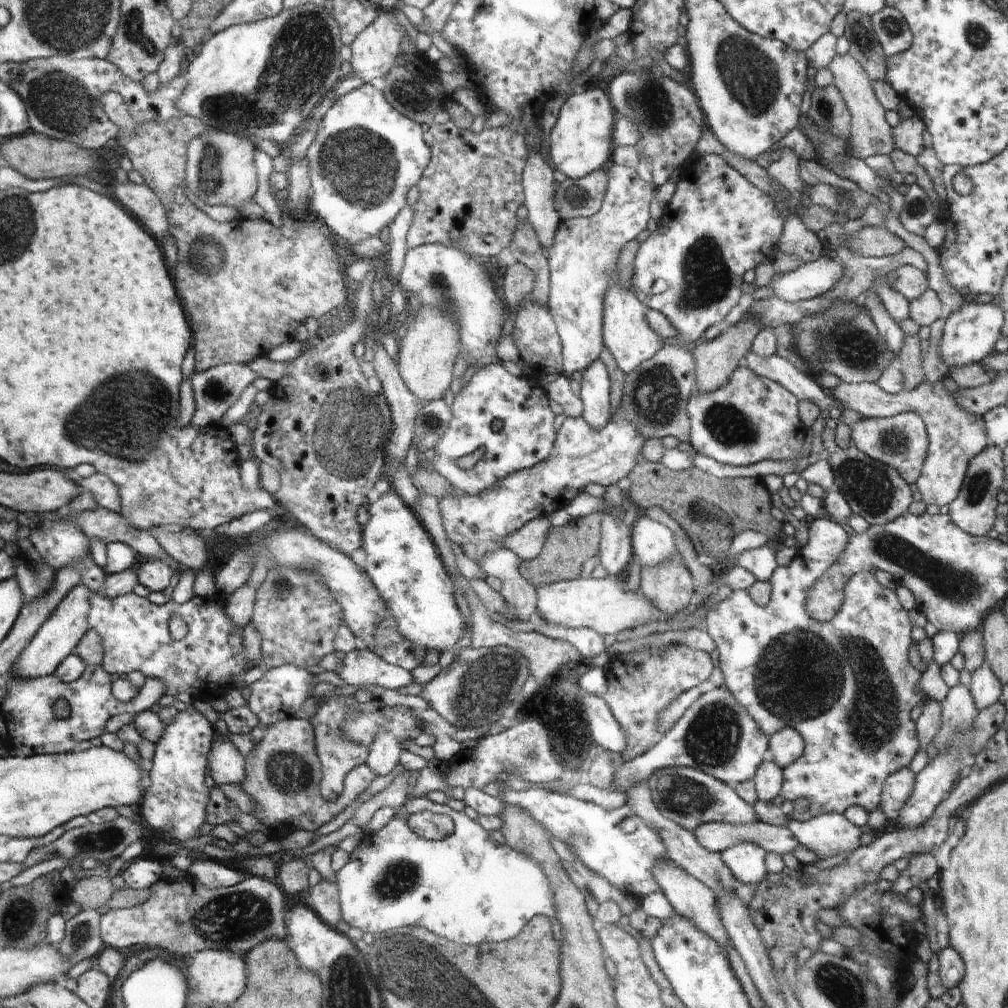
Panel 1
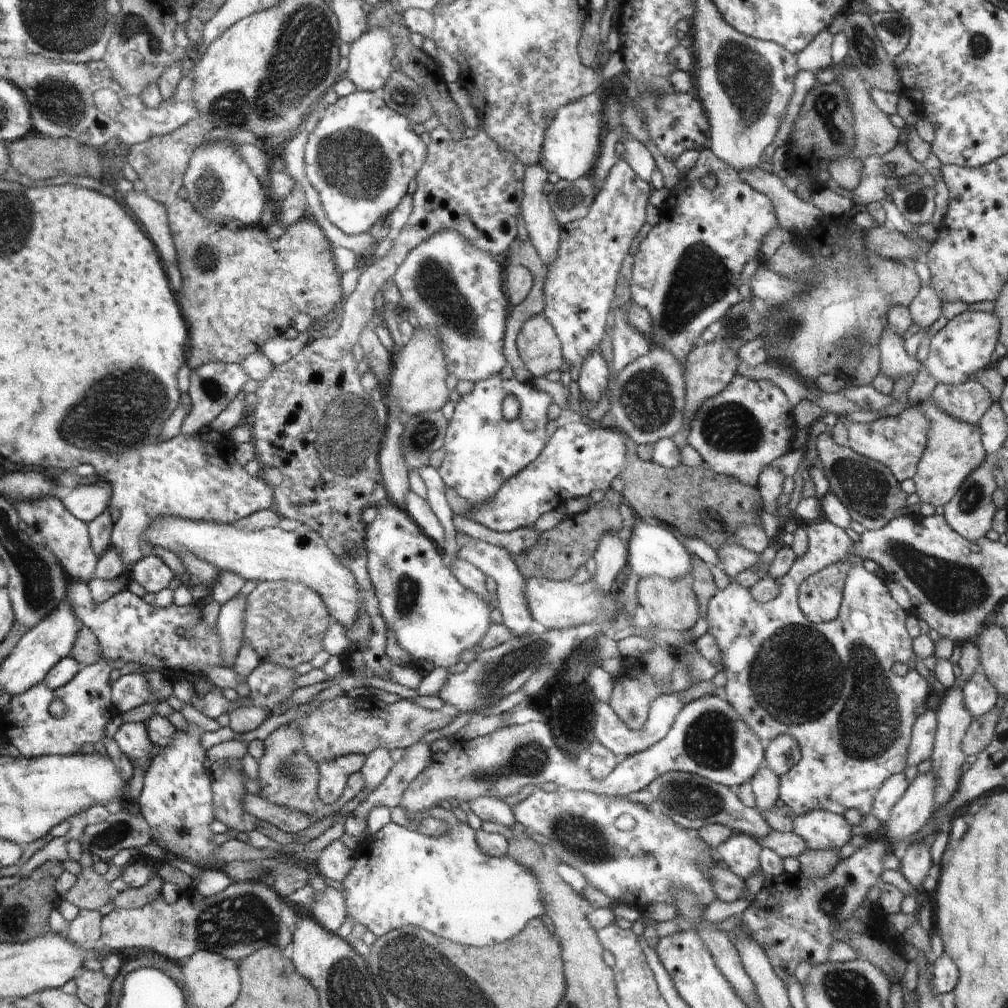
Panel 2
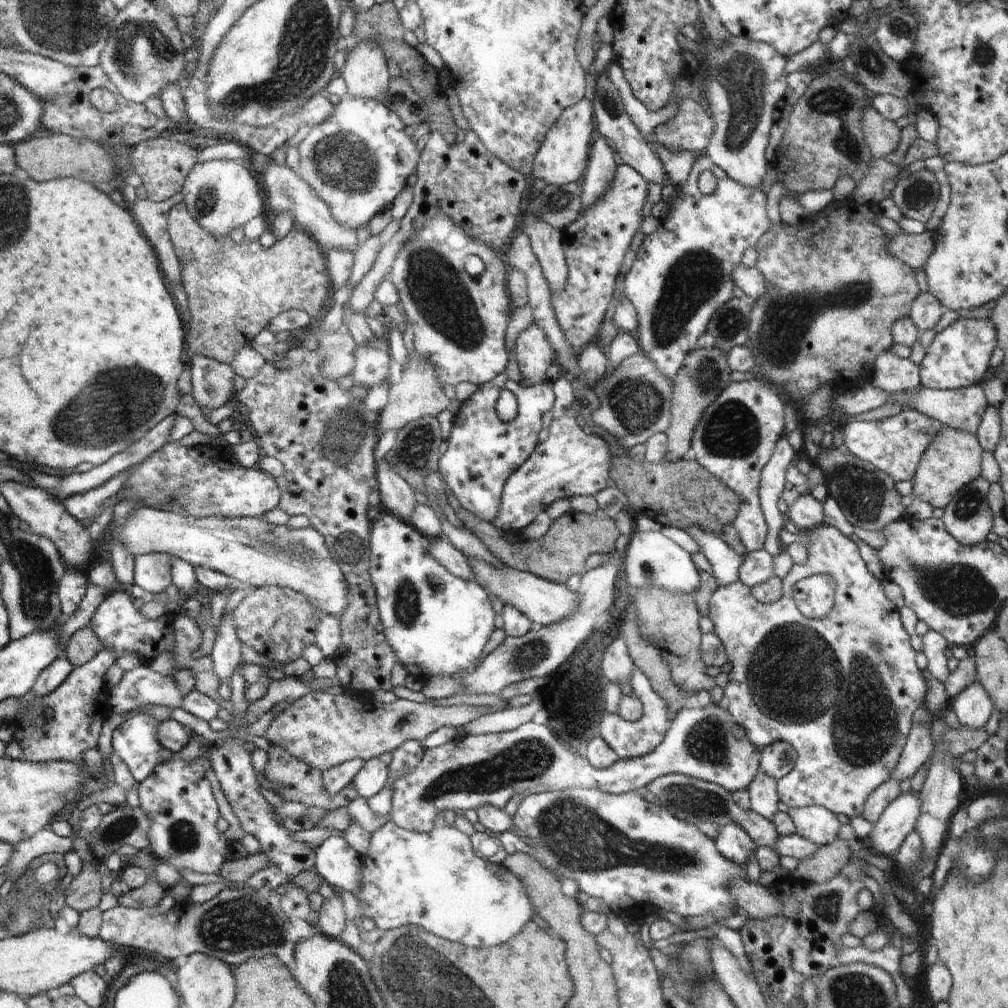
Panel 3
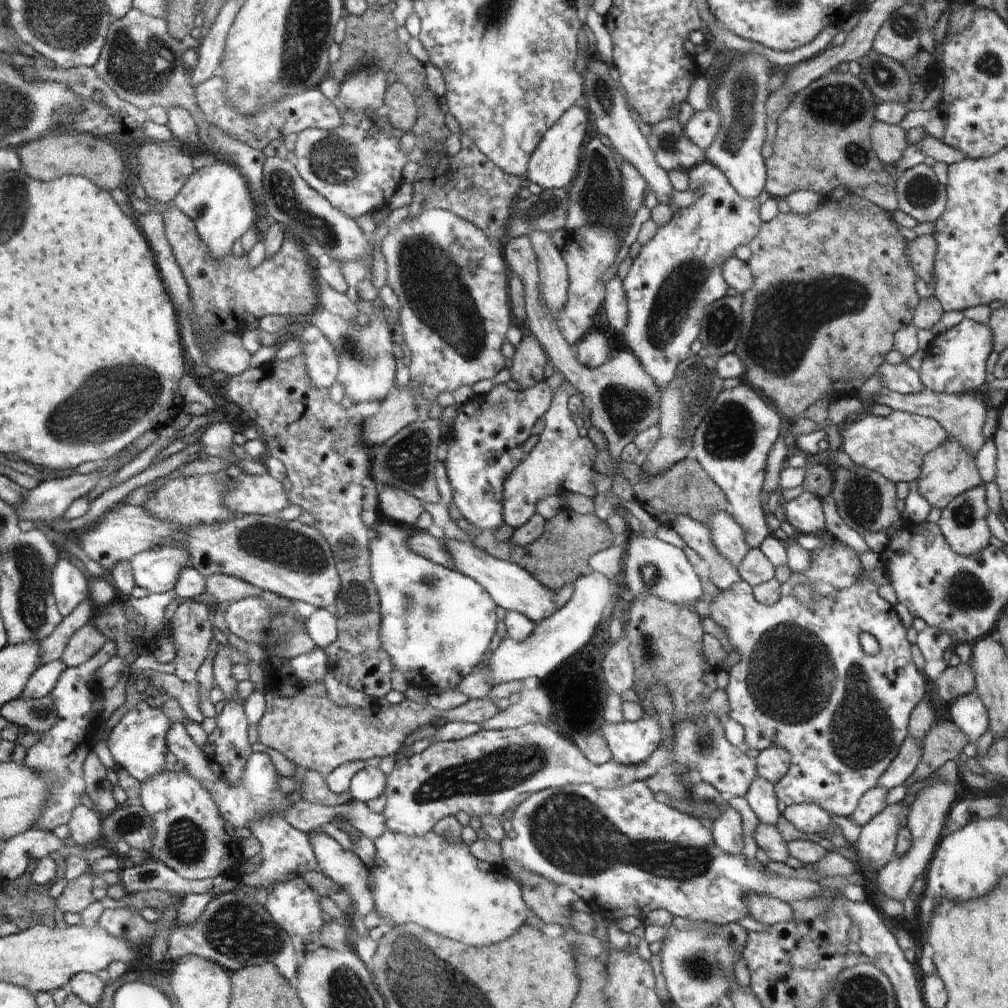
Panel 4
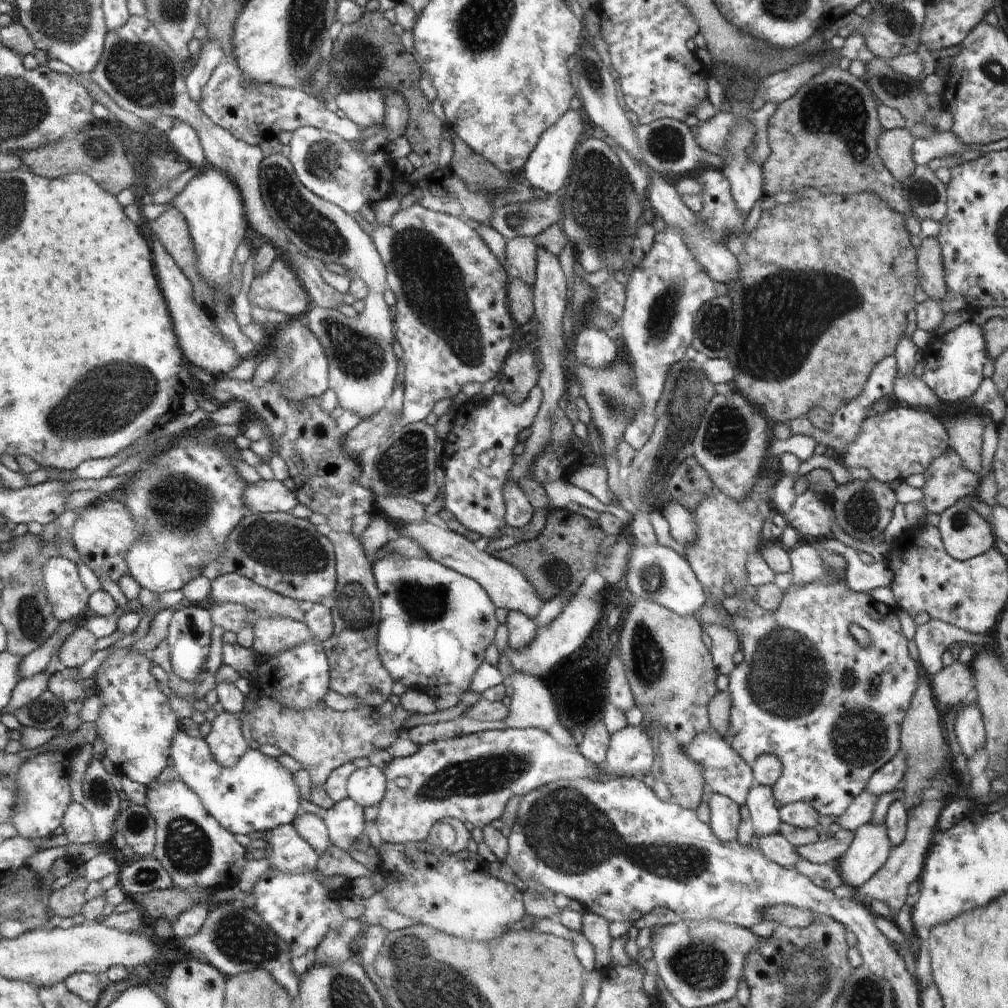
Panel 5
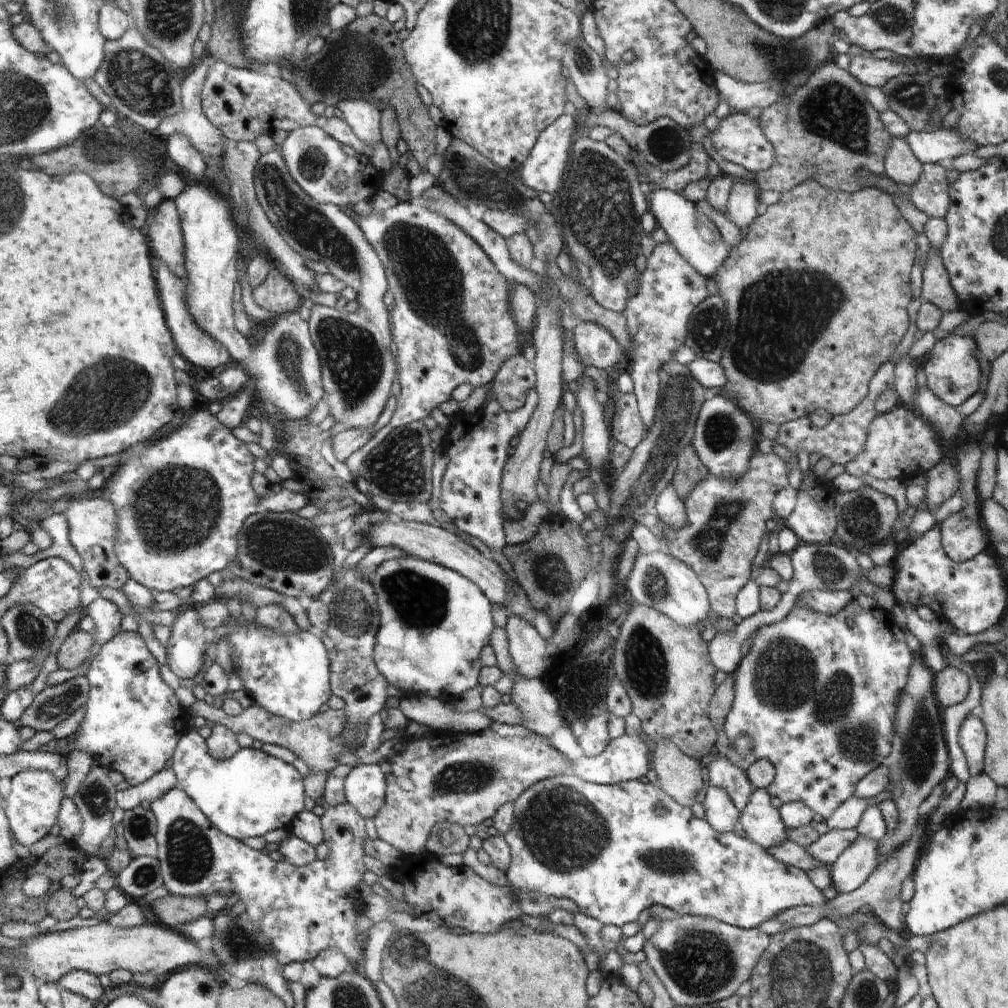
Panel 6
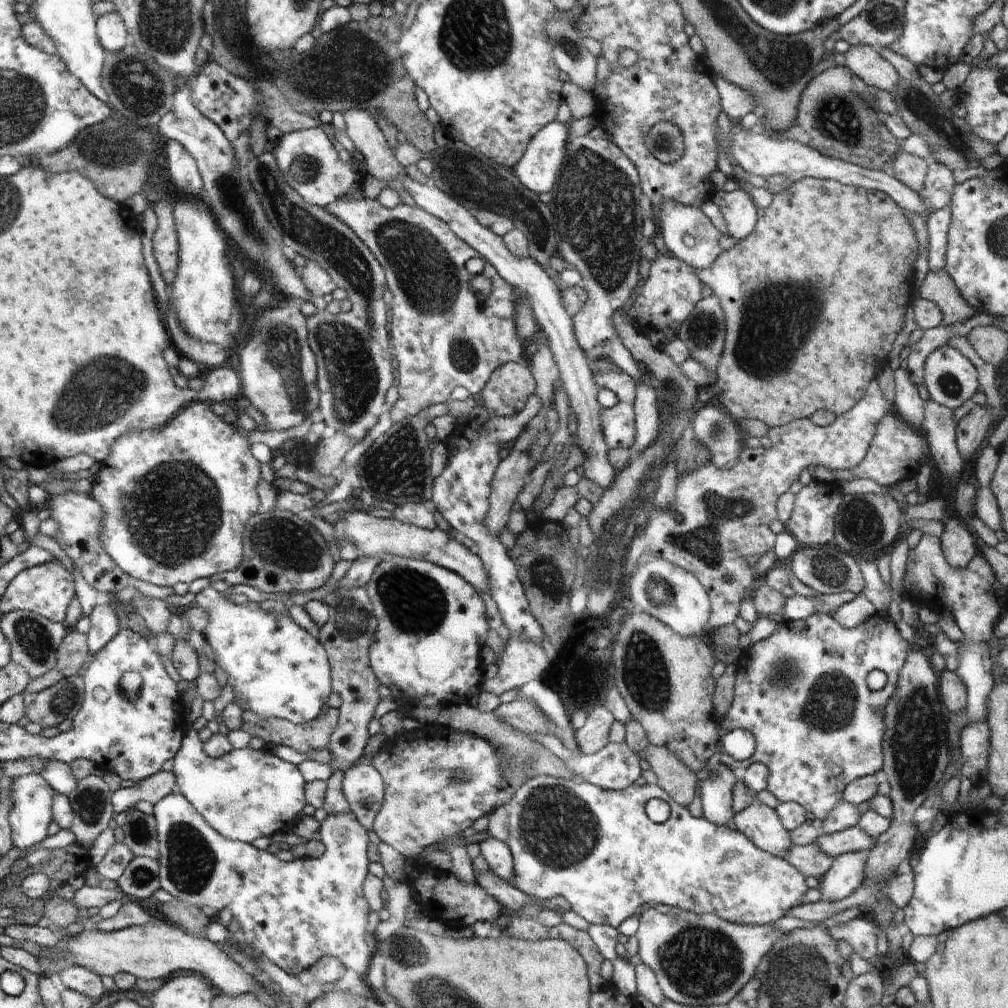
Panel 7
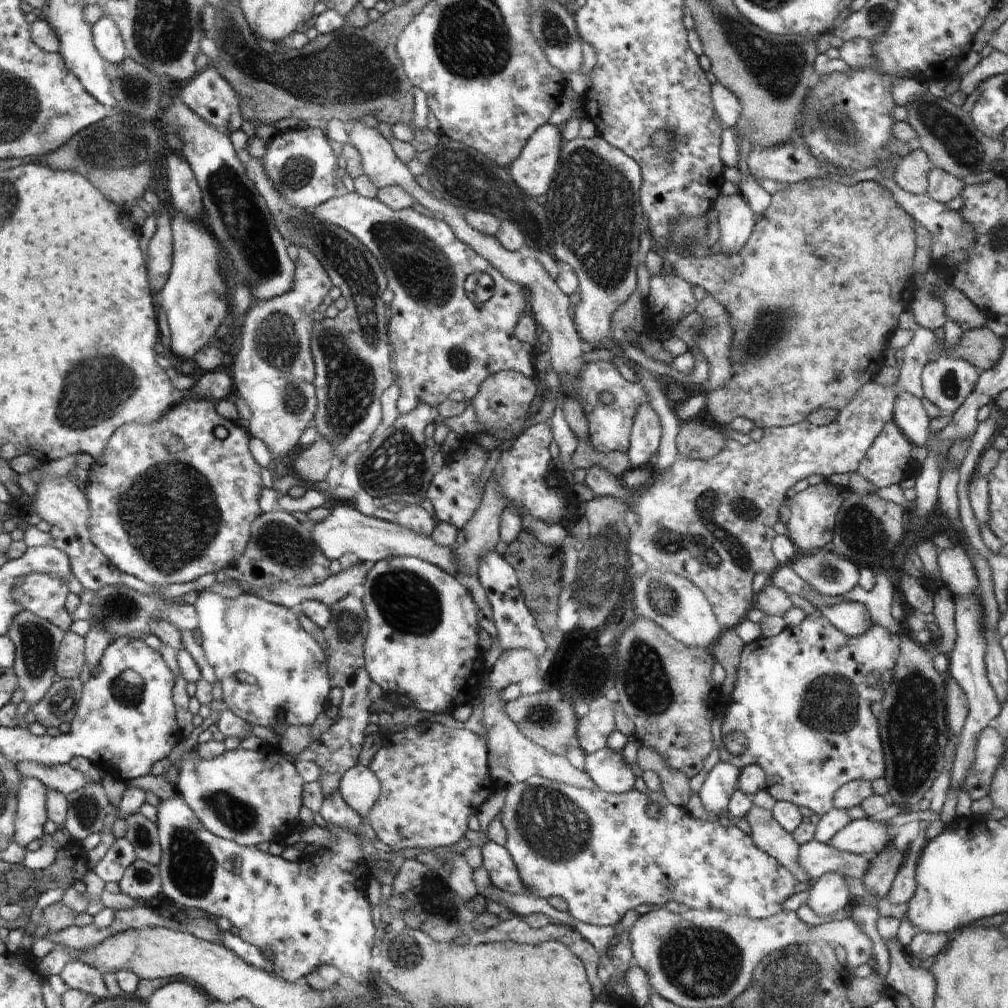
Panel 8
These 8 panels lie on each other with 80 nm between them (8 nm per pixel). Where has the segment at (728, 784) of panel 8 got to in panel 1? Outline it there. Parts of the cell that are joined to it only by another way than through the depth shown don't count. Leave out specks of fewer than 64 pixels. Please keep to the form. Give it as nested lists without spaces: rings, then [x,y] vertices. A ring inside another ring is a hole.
[[[744,842],[723,850],[719,855],[740,885],[759,885],[768,875],[764,860],[766,851],[760,846]]]

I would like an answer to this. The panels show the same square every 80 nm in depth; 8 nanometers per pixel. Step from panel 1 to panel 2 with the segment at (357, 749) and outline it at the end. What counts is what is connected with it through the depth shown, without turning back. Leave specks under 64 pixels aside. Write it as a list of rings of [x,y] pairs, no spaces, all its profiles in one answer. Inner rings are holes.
[[[348,753],[324,759],[317,764],[319,768],[317,793],[323,803],[331,805],[340,798],[348,777],[361,770],[365,758],[365,754]]]

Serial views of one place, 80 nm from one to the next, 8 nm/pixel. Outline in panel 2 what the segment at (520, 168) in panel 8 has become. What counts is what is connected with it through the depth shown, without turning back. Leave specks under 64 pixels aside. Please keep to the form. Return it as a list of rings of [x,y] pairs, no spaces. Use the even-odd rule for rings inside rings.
[[[590,93],[572,102],[567,102],[561,107],[562,110],[558,110],[550,123],[550,138],[546,138],[546,150],[542,150],[543,162],[540,165],[549,173],[554,172],[554,174],[558,174],[562,180],[576,181],[577,178],[590,174],[598,166],[600,134],[602,134],[602,128],[604,128],[602,100],[598,98],[598,94]]]

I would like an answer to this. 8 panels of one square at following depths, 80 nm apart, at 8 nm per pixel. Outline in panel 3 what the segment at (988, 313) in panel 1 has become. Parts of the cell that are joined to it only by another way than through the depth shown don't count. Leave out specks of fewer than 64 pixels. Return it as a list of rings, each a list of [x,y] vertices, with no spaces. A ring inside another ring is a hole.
[[[959,317],[955,322],[936,333],[926,354],[919,363],[922,386],[929,389],[959,389],[981,384],[991,373],[990,356],[997,347],[996,325],[990,317],[970,319]]]

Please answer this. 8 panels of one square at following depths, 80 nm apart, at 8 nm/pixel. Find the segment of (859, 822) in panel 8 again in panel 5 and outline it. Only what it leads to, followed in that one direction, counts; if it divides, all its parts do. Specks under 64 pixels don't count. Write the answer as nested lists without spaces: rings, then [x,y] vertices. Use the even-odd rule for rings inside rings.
[[[842,827],[829,840],[818,840],[814,844],[800,845],[795,849],[799,856],[804,860],[808,860],[808,862],[828,864],[840,860],[845,849],[852,842],[854,835],[855,831],[845,830]]]

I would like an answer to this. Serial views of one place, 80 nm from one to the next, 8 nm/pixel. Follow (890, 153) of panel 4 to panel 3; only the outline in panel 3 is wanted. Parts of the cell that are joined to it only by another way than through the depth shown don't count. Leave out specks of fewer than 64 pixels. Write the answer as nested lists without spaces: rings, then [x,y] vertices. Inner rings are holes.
[[[868,105],[861,118],[864,142],[874,159],[885,158],[895,151],[902,131],[894,121]]]

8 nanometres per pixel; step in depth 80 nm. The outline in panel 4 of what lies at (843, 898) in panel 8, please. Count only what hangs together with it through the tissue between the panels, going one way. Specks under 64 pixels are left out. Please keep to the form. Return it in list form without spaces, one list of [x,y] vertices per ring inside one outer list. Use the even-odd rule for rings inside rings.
[[[901,797],[896,803],[883,808],[870,822],[861,826],[861,833],[854,846],[861,856],[861,865],[868,874],[875,874],[885,864],[897,857],[895,848],[899,830],[907,826],[909,805]]]

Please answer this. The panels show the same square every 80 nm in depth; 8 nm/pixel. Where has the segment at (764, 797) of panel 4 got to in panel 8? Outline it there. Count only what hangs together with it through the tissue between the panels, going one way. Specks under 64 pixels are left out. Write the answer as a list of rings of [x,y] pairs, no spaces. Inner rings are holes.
[[[754,805],[744,816],[750,826],[750,836],[760,850],[774,857],[783,867],[793,872],[797,882],[809,880],[809,874],[798,864],[799,844],[773,817],[770,809]]]

